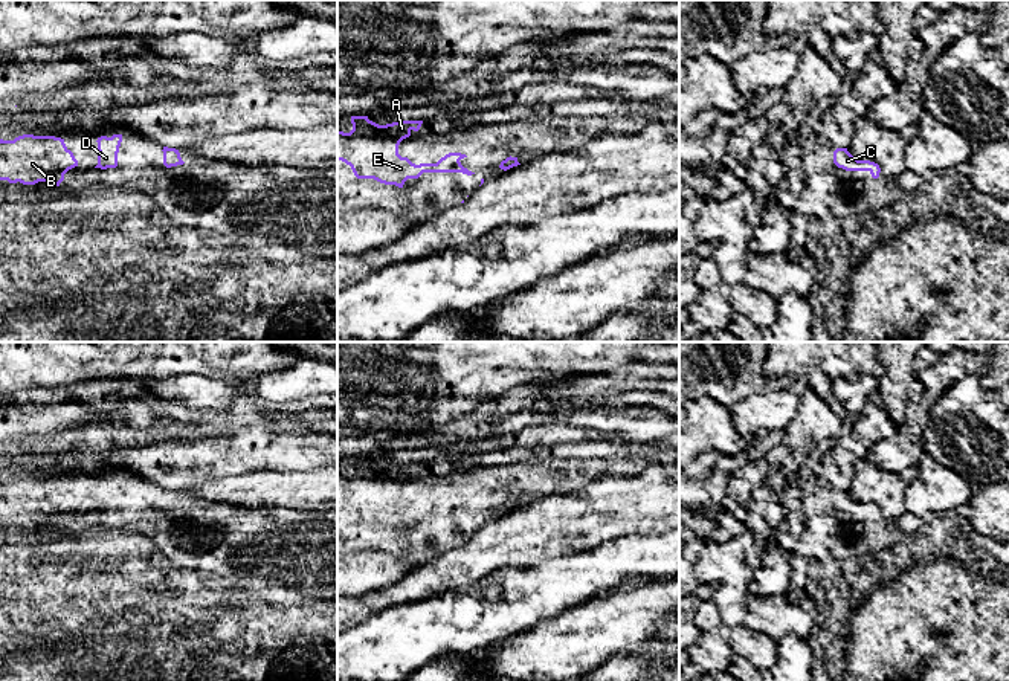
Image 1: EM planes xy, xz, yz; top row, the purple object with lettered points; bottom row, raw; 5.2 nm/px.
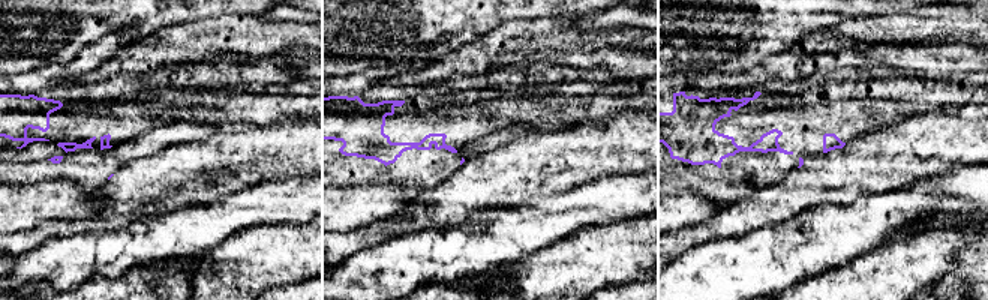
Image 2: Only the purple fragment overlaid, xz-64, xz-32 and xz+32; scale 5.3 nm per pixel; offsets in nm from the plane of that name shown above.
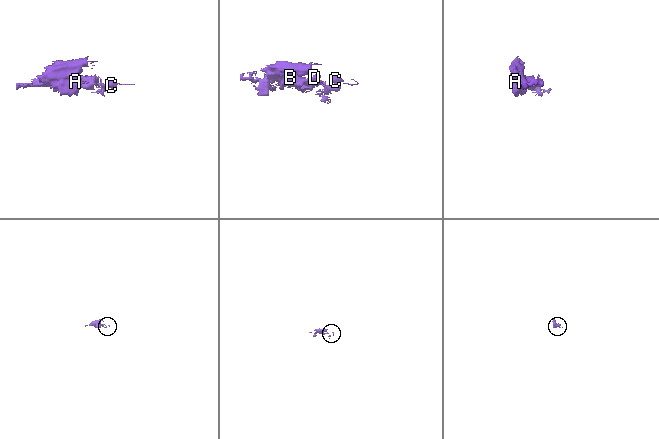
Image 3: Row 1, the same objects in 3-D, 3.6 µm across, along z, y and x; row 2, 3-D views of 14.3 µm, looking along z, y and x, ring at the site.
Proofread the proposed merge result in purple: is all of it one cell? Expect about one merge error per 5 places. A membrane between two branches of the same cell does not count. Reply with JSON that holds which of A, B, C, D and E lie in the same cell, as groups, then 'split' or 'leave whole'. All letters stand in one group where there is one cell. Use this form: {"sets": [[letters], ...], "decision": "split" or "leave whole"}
{"sets": [["A", "B", "C", "D", "E"]], "decision": "leave whole"}

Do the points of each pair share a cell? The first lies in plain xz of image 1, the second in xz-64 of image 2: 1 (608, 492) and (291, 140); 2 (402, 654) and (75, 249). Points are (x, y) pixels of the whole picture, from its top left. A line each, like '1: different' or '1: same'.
1: same
2: same

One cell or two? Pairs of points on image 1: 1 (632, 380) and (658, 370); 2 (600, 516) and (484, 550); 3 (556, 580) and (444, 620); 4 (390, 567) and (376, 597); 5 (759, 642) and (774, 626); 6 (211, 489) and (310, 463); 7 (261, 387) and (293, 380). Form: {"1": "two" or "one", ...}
{"1": "one", "2": "one", "3": "one", "4": "two", "5": "two", "6": "two", "7": "one"}

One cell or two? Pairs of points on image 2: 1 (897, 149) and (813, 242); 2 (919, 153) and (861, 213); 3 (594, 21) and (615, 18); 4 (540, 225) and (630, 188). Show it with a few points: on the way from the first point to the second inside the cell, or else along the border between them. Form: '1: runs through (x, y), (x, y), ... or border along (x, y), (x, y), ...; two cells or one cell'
1: border along (880, 192), (849, 203), (820, 203), (813, 209); two cells
2: border along (945, 171), (916, 182); two cells
3: runs through (598, 20), (610, 18); one cell
4: runs through (562, 215), (577, 206), (607, 200); one cell

